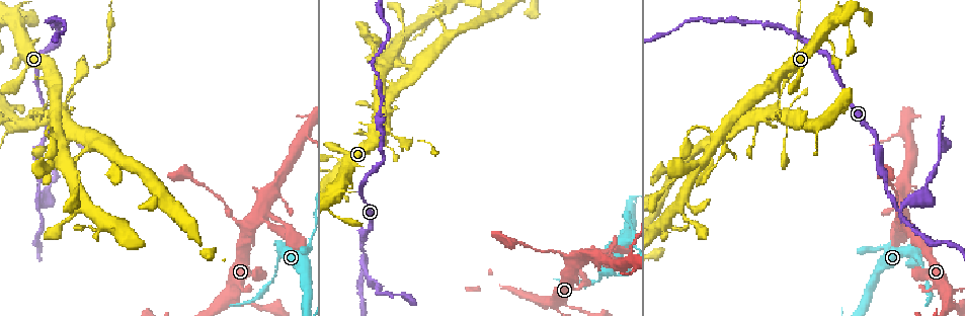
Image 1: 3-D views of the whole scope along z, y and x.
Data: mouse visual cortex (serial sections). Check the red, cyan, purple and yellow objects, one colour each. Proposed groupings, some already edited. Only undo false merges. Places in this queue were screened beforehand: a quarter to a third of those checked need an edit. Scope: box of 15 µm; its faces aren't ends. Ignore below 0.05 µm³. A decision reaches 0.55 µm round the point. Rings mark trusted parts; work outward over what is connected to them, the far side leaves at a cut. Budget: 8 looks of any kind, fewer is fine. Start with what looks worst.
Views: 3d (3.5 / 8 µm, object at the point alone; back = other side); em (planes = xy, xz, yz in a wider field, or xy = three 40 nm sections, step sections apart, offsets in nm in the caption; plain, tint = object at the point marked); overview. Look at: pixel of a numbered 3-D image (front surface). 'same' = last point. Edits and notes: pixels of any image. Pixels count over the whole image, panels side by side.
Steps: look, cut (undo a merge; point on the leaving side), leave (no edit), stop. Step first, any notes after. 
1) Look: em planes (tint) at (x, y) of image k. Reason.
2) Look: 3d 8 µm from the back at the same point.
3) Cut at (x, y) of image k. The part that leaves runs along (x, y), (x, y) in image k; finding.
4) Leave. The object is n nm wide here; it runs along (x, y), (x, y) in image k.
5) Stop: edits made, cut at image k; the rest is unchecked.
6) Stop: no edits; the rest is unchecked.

Look: 3d 3.5 µm at (39, 206) of image 1. A narrow waist.

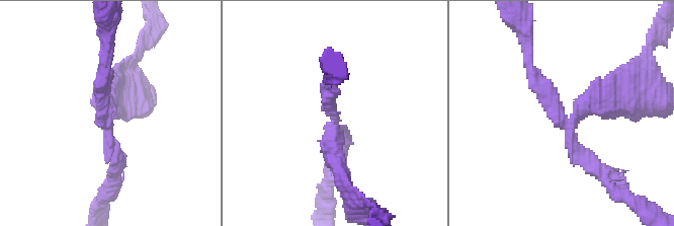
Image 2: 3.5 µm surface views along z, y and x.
Look: em planes (tint) at (104, 117) of image 2. 3 arms meet here; the arms are 200, 200, 350 nm wide; need the tissue.

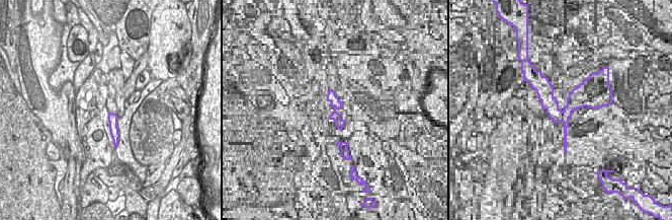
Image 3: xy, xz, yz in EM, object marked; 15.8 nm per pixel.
Cut at (329, 153) of image 2. The part that leaves runs along (579, 112), (649, 63) in image 2; two cells meet here.

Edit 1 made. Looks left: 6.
Look: 3d 8 µm at (923, 266) of image 1. Calibre changes.

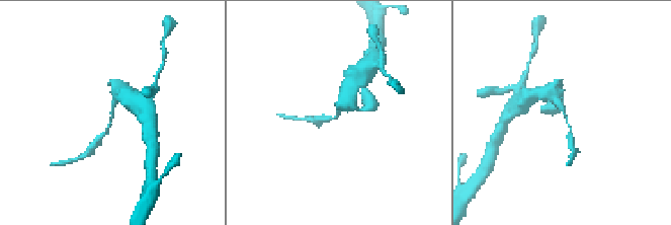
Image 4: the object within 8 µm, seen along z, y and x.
Look: em xy step 1 (tint) at (337, 111) of image 4. The arms are 150, 300 nm wide; need the tissue.

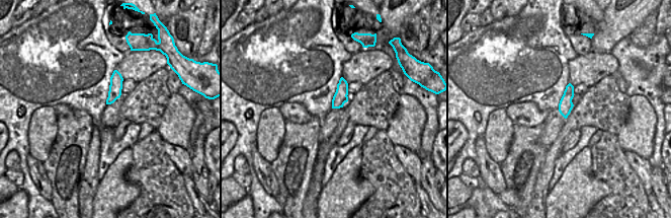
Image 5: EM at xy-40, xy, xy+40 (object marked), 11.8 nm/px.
Cut at (326, 119) of image 4. Two cells meet here.

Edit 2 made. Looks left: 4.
Look: 3d 8 µm at (565, 258) of image 1. Three arms meet.

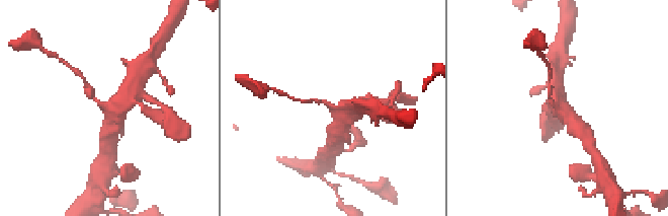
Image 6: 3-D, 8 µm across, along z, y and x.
Look: 3d 3.5 µm at (336, 107) of image 6. Zoom in.

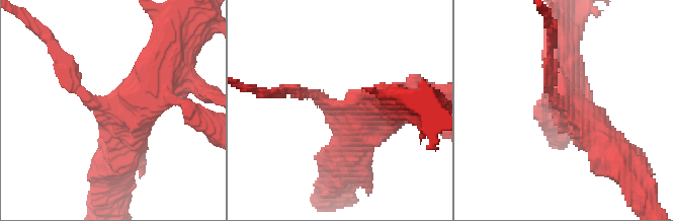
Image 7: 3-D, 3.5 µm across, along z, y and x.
Look: em planes (tint) at (111, 110) of image 7. 3 arms meet here; the arms are 150, 500, 600 nm wide.

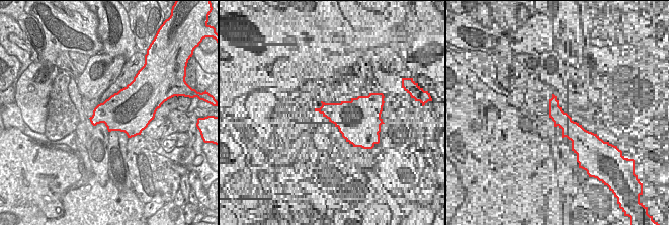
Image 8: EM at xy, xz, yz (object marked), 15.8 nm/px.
Leave. It runs along (610, 150), (558, 103), (551, 69) in image 7; continuous, no second cell.

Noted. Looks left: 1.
Stop: edits made, cut at image 2, cut at image 4; the rest is unchecked.

